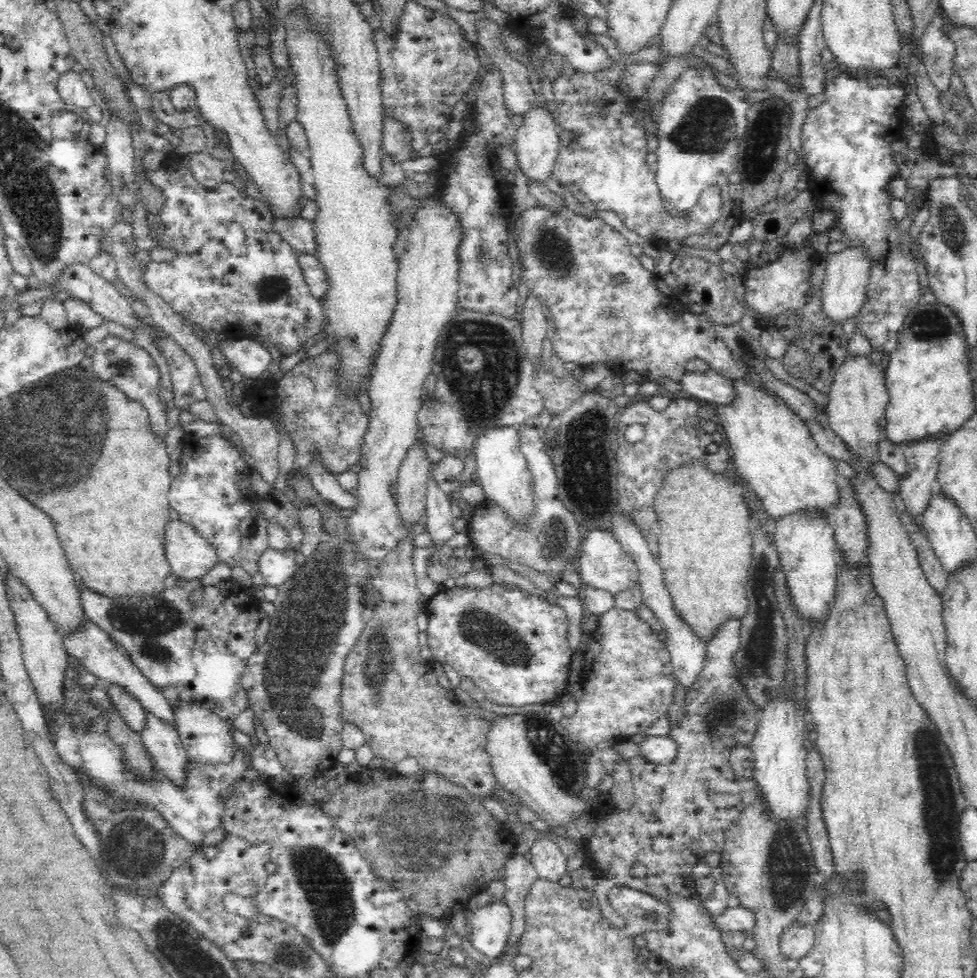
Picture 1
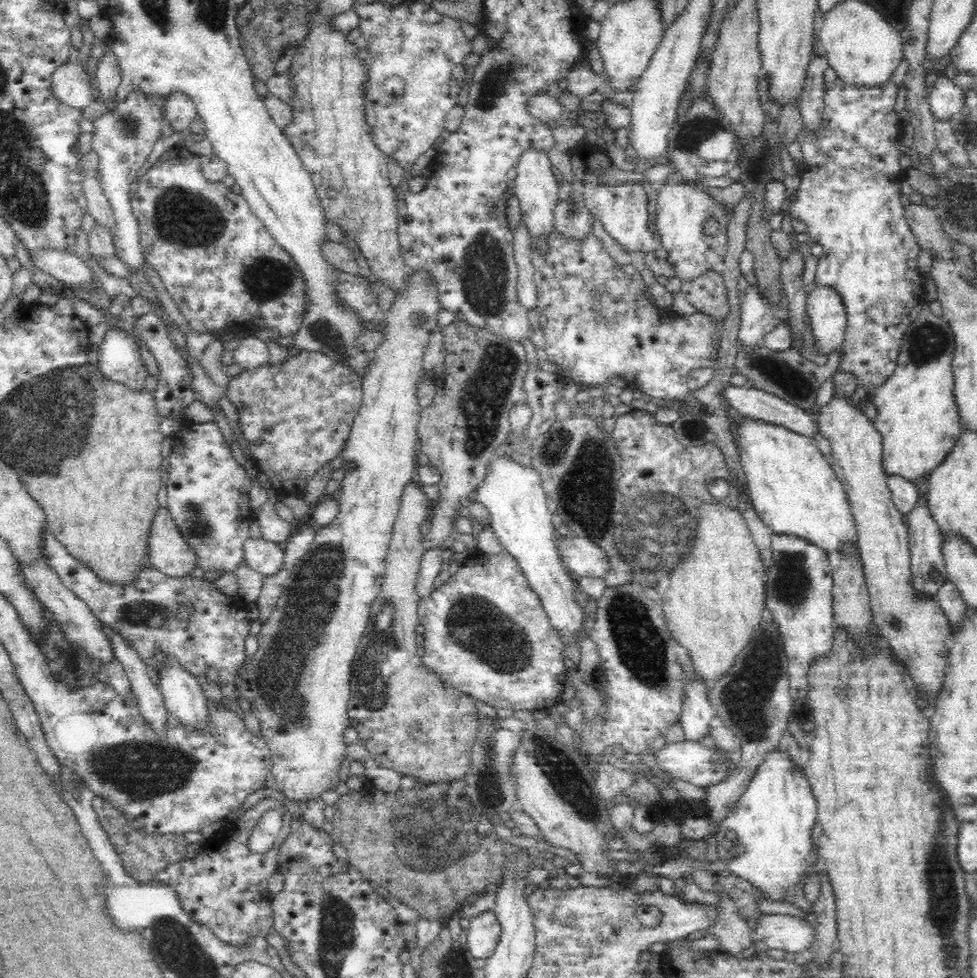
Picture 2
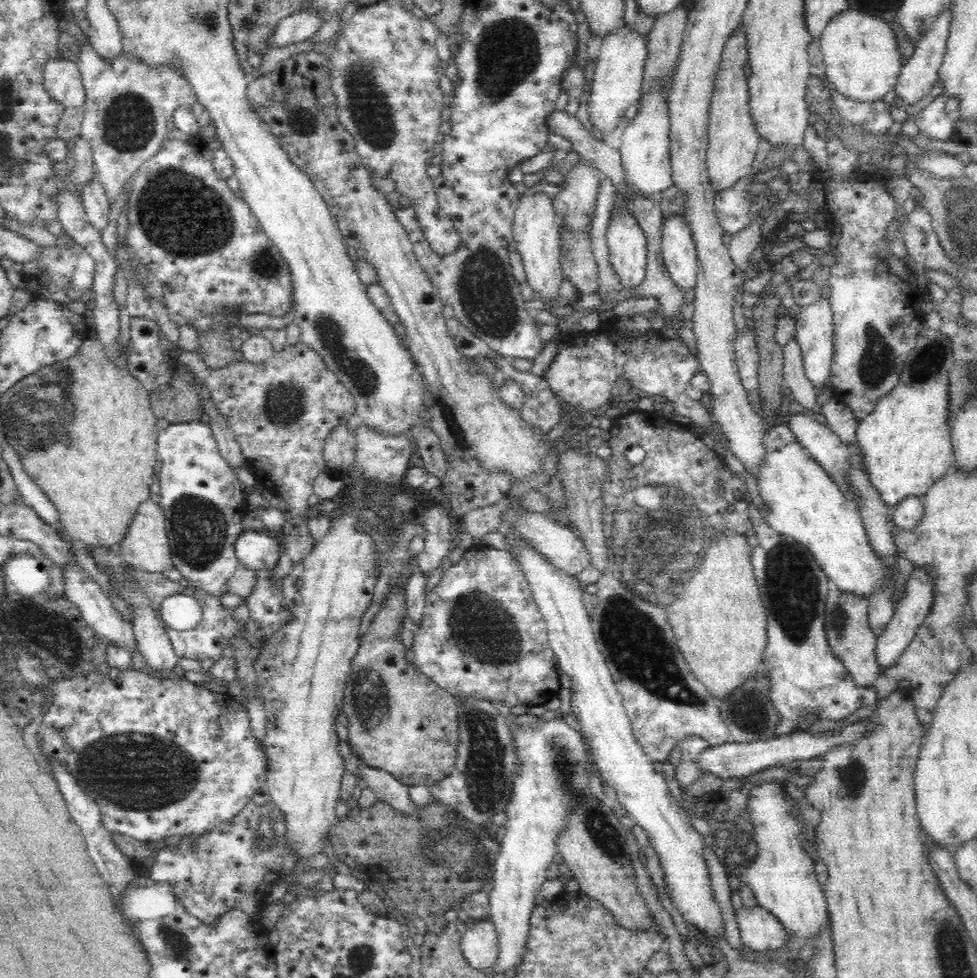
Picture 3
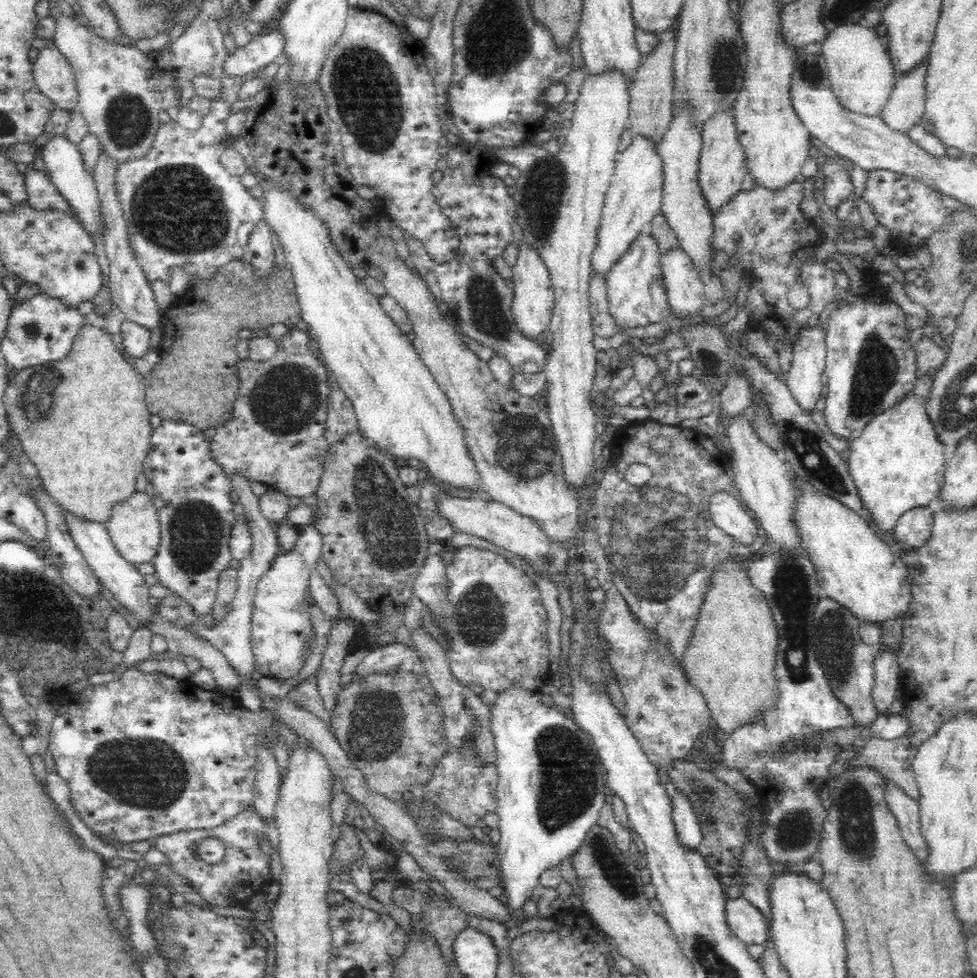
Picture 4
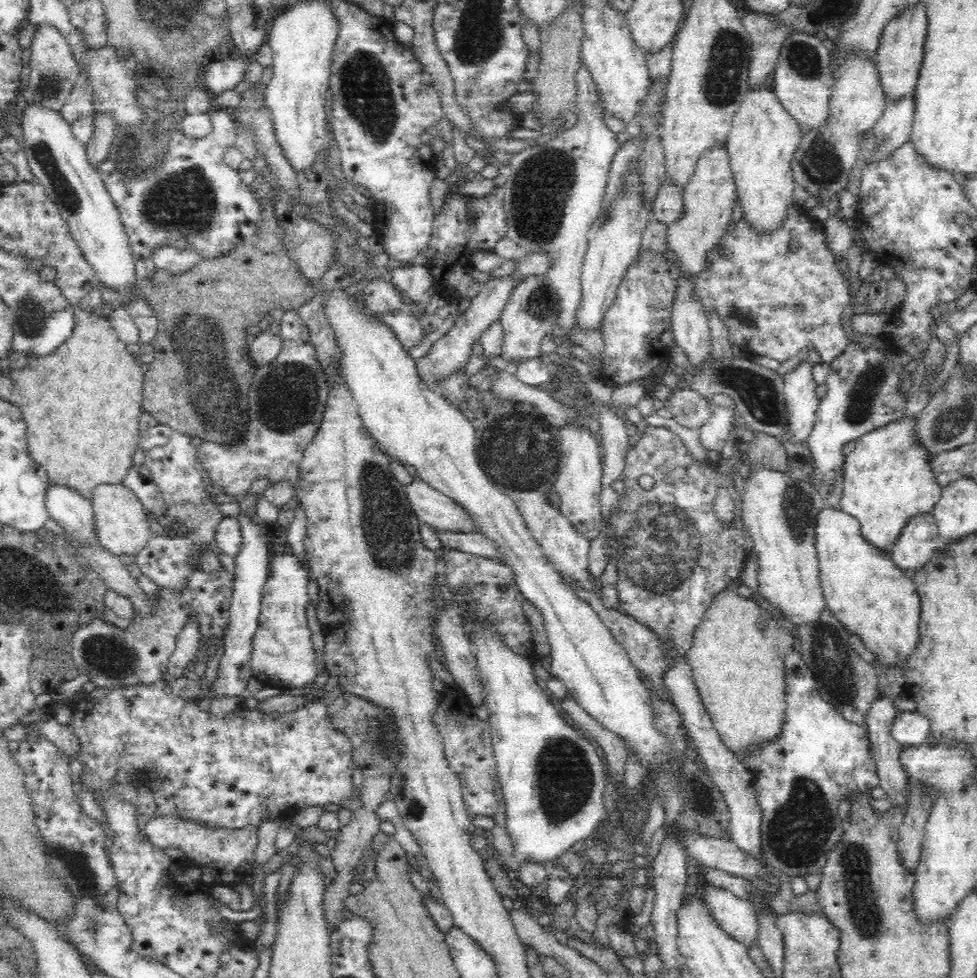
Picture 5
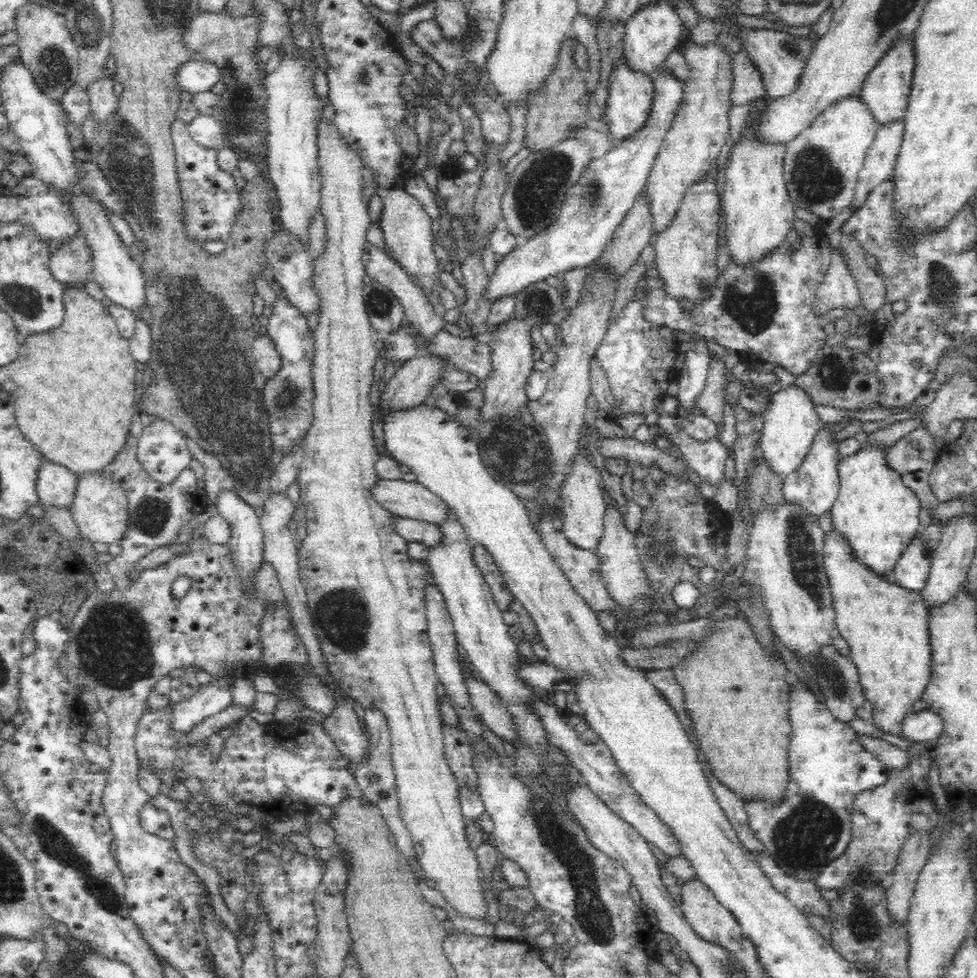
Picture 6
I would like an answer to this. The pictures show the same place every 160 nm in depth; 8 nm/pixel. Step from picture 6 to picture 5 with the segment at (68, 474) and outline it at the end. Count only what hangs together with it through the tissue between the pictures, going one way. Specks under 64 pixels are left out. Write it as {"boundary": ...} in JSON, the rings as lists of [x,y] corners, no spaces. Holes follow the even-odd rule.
{"boundary":[[[49,480],[44,492],[44,503],[50,518],[60,527],[96,542],[92,531],[92,509],[89,498],[84,497],[76,487]]]}

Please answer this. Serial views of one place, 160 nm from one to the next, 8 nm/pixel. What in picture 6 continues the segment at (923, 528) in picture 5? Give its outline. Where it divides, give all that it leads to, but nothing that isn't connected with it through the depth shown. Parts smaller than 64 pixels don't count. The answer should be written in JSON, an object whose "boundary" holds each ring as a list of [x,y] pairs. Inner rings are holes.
{"boundary":[[[914,539],[896,563],[892,581],[909,591],[919,591],[928,580],[931,559]]]}

